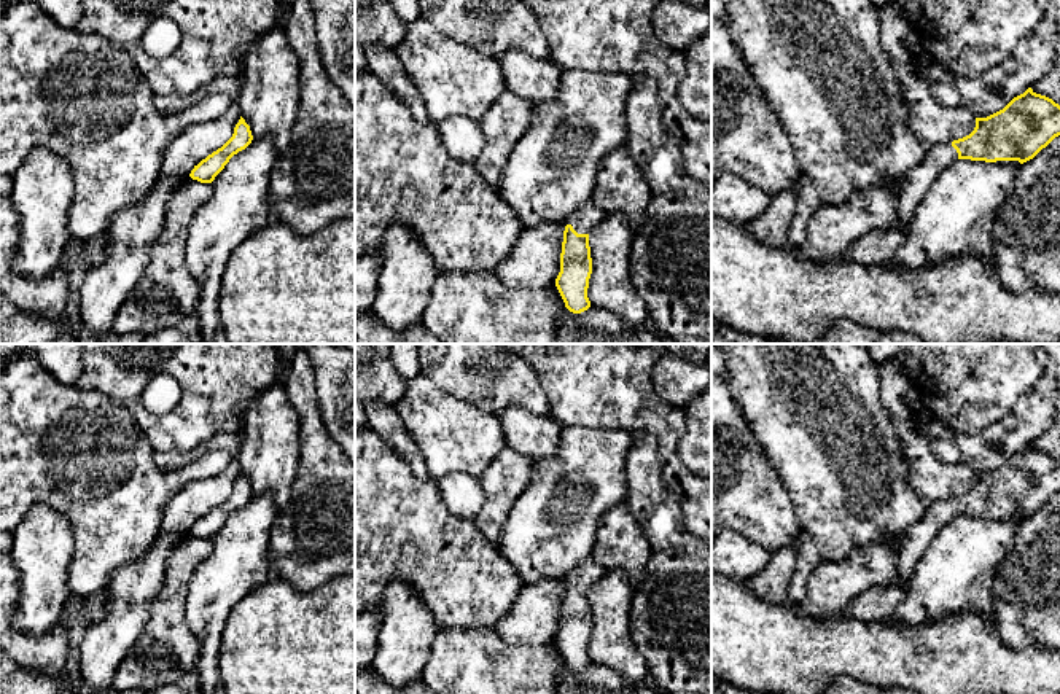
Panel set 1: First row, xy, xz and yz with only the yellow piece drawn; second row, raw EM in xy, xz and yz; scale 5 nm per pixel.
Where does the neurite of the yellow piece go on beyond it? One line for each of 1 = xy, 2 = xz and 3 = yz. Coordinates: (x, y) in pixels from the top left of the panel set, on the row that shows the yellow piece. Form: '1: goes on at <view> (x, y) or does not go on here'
1: does not go on here
2: goes on at xz (586, 217)
3: goes on at yz (919, 180)

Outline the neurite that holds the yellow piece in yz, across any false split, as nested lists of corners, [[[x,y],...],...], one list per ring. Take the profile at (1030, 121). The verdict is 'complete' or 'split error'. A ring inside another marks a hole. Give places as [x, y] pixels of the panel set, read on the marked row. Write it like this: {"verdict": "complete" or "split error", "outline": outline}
{"verdict": "split error", "outline": [[[1028,88],[1003,110],[987,118],[976,118],[976,127],[969,135],[929,146],[925,162],[912,169],[896,188],[896,213],[901,226],[906,228],[910,223],[937,175],[955,161],[1023,164],[1058,135],[1060,105]]]}

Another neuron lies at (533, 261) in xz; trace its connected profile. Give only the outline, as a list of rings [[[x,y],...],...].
[[[567,218],[525,228],[503,263],[497,277],[508,288],[544,288],[555,283]]]

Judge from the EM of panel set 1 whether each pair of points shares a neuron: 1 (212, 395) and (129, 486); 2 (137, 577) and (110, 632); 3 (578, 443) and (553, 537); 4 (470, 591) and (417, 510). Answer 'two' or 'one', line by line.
1: two
2: one
3: one
4: one

